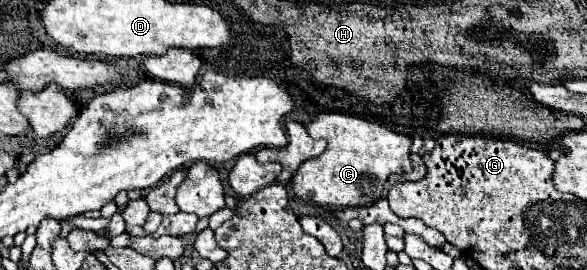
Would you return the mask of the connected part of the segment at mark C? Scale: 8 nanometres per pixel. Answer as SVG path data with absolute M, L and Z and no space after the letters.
M320 113L310 125L306 125L306 129L314 139L326 139L328 145L320 157L298 167L292 187L300 199L328 207L372 205L380 199L390 173L412 171L412 139L384 125L340 113Z

